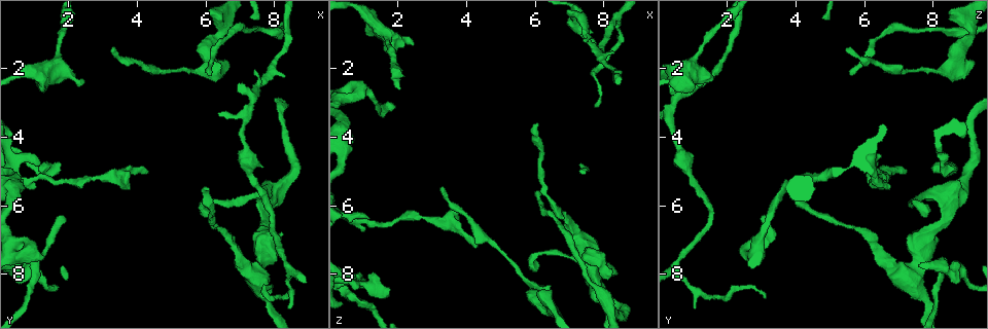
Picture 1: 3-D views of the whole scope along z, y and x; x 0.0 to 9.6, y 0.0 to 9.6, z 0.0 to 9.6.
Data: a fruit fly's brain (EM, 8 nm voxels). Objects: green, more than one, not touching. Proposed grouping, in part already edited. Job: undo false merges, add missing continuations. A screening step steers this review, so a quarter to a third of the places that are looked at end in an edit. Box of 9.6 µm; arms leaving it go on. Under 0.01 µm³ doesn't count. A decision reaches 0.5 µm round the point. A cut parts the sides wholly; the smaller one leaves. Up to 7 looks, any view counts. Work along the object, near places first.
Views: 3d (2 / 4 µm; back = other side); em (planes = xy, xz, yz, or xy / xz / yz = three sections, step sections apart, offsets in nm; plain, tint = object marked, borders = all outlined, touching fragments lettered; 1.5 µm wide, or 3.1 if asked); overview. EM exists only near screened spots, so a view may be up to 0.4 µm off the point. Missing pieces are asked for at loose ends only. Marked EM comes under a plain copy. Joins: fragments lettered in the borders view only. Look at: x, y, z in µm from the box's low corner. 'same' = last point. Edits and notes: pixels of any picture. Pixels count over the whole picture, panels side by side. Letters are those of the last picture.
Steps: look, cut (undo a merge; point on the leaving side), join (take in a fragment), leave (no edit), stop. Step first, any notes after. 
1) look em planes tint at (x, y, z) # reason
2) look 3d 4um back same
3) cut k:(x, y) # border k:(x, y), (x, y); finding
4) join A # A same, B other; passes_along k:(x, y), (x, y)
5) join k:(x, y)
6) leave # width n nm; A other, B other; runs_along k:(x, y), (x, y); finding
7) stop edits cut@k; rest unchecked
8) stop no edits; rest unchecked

look em planes borders at (4.25, 5.05, 7.15) # branch stops here

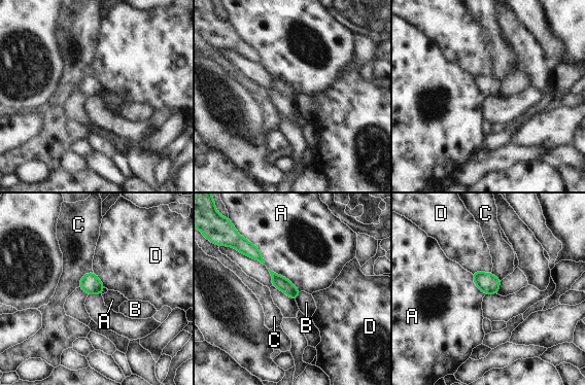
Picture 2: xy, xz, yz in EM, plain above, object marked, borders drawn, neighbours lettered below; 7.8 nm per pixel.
leave # longest_contact A 320 nm; A other, B other, C other, D other; border 2:(268, 268), (284, 276), (300, 291); no lettered fragment goes on from it

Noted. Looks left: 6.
look 3d 4um at (3.25, 1.45, 5.45) # free end

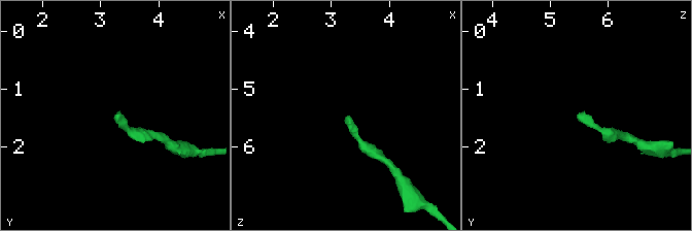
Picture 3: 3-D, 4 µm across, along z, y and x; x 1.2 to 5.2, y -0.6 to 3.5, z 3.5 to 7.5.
look em xz step 4 tint at (3.25, 1.50, 5.45) # now the EM

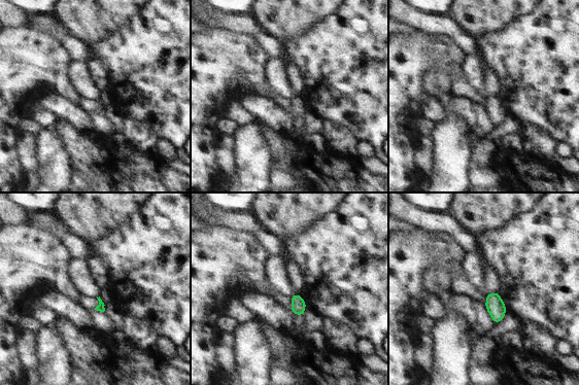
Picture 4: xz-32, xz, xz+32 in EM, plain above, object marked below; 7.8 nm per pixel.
look em planes borders same # cut it another way

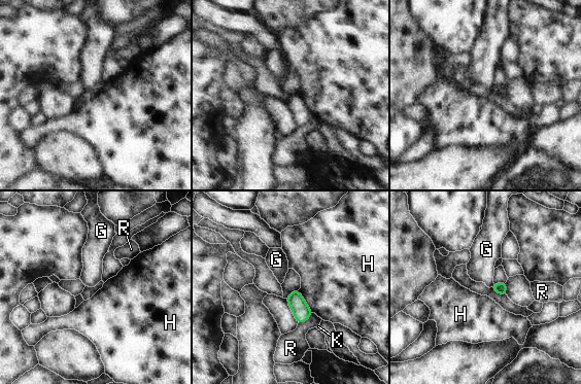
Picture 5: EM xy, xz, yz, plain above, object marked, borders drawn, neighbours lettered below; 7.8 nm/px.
leave # longest_contact H 220 nm; G other, H other, K other, R other; border 5:(493, 283), (490, 286); no lettered fragment goes on from it

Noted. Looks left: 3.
look em xz step 4 borders at (7.80, 8.70, 3.10) # free end

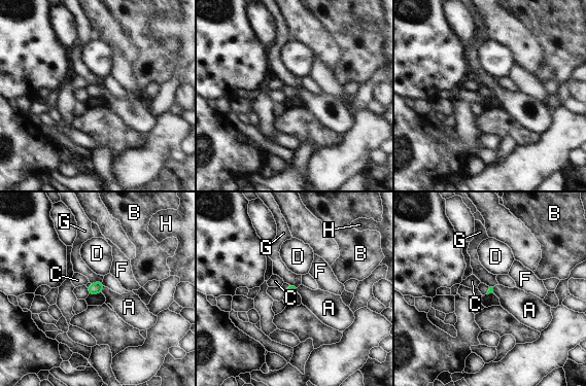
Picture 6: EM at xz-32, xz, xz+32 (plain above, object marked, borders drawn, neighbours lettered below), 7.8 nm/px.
leave # longest_contact G 100 nm; A other, B other, C other, D other, F other, G other, H other; none of them fits

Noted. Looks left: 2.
stop no edits; rest unchecked

